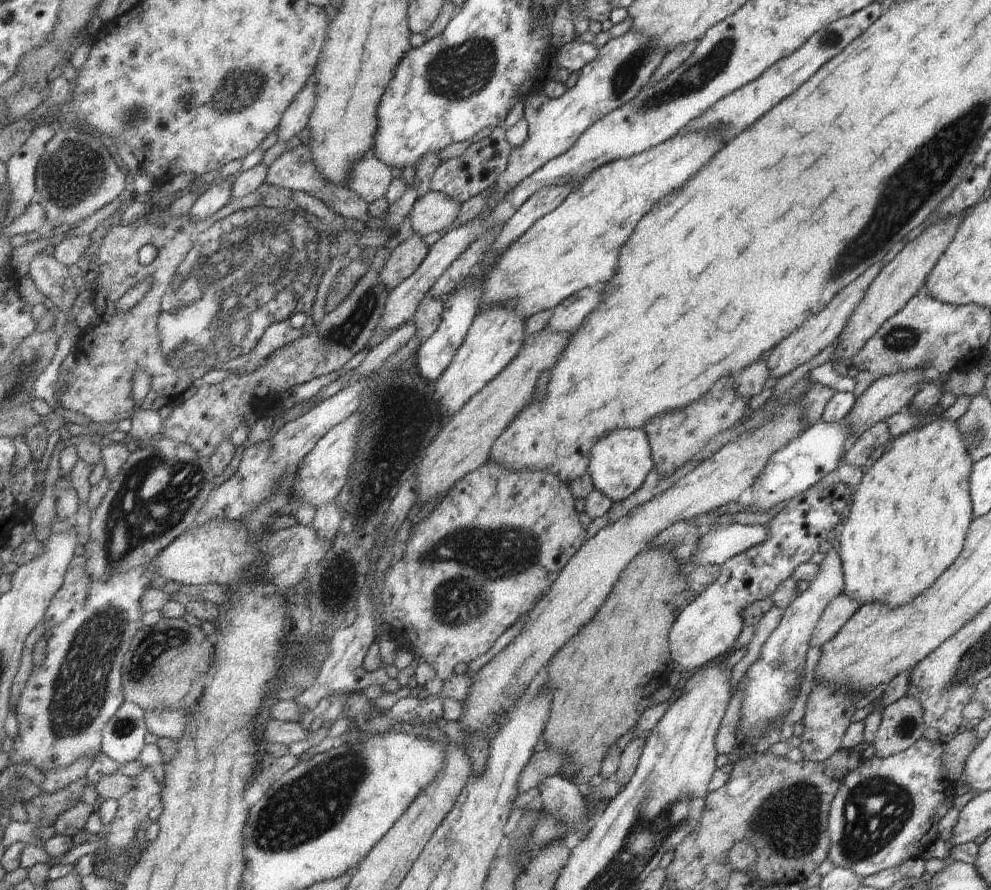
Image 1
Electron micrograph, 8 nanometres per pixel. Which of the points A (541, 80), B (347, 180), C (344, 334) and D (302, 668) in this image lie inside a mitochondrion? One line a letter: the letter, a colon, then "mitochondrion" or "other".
A: other
B: other
C: mitochondrion
D: mitochondrion

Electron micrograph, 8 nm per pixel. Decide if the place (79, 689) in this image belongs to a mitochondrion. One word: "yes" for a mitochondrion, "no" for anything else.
yes

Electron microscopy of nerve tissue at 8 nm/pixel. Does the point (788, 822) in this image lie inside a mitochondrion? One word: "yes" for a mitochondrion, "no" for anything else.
yes

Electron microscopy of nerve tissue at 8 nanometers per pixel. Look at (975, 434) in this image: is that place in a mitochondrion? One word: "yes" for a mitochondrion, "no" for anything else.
yes

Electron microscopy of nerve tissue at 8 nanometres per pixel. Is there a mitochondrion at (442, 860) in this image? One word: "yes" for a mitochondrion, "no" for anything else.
yes

